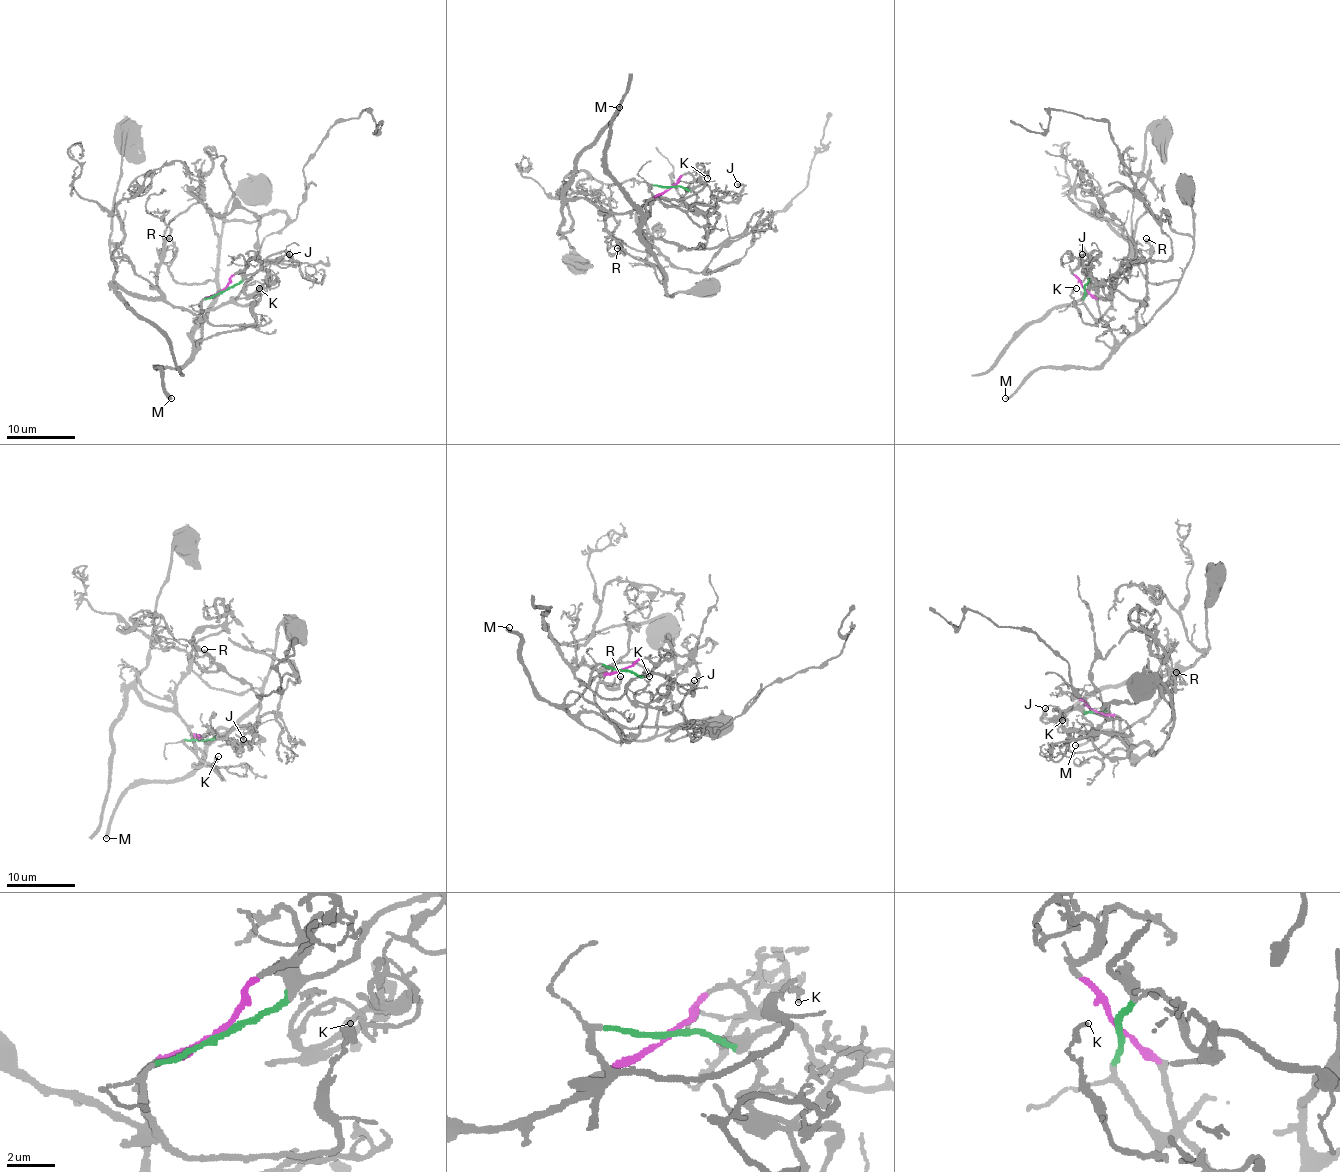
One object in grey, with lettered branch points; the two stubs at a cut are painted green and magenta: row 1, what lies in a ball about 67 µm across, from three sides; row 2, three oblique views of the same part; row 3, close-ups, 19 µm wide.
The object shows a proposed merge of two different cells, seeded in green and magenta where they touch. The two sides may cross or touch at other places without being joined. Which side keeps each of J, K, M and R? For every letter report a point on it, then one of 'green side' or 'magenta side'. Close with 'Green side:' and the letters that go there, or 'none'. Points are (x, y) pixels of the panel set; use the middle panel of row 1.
J: (737, 184) | green side
K: (707, 178) | green side
M: (619, 107) | magenta side
R: (617, 248) | magenta side
Green side: J, K

